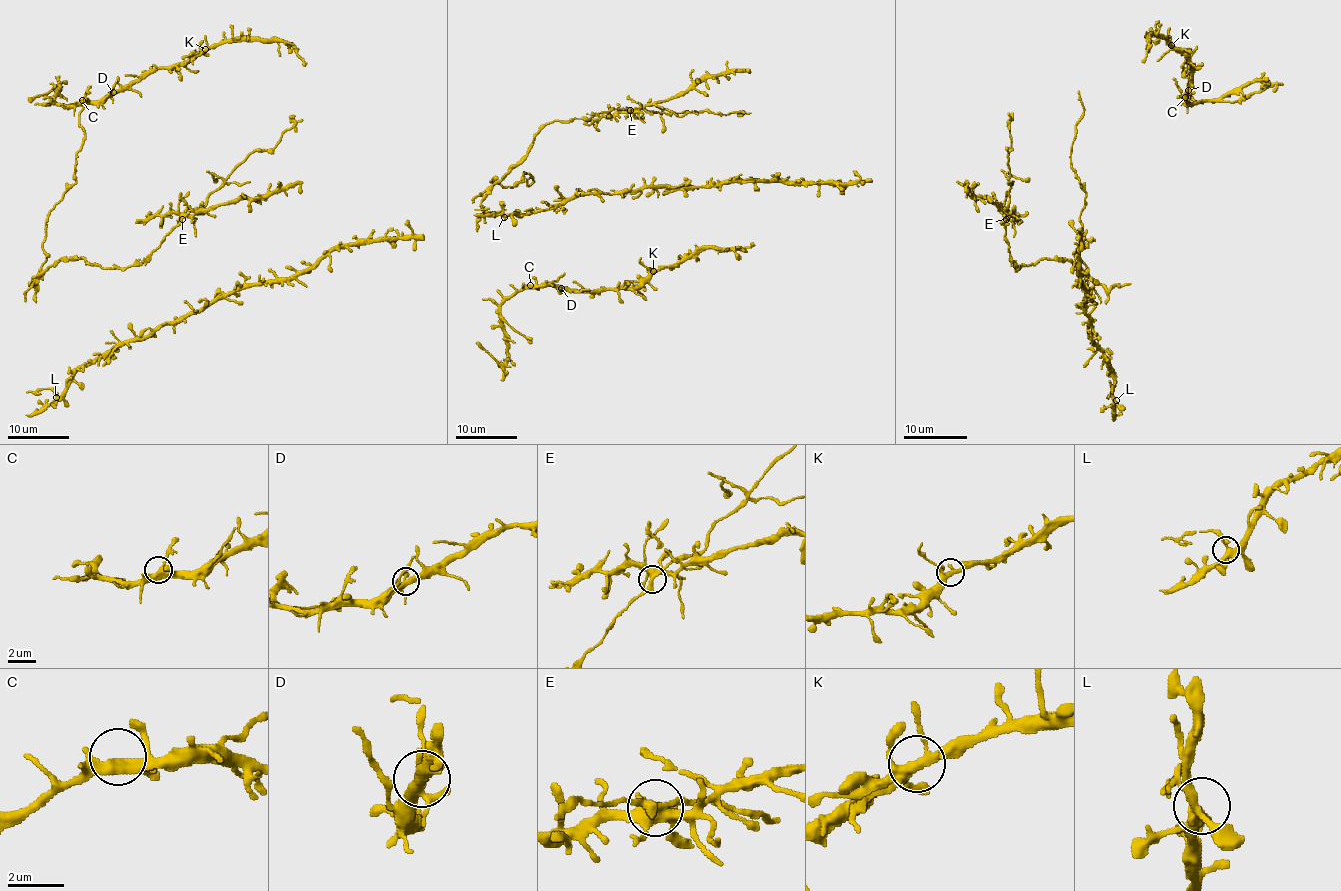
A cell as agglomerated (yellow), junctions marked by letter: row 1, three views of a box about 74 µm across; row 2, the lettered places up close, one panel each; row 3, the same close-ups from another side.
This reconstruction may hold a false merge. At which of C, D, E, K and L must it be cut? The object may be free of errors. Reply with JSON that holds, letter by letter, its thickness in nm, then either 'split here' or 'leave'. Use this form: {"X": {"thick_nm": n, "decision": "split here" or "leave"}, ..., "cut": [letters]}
{"C": {"thick_nm": 380, "decision": "leave"}, "D": {"thick_nm": 340, "decision": "leave"}, "E": {"thick_nm": 360, "decision": "split here"}, "K": {"thick_nm": 320, "decision": "leave"}, "L": {"thick_nm": 320, "decision": "leave"}, "cut": ["E"]}

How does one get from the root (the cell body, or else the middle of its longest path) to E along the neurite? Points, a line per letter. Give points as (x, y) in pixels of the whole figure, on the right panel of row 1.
E: (1079, 260), (1086, 266), (1084, 273), (1067, 260), (1051, 258), (1041, 258), (1016, 269), (1005, 236), (1007, 219)

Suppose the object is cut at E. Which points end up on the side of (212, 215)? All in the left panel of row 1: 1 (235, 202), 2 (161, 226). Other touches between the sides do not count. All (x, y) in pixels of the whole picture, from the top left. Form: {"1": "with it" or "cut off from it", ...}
{"1": "with it", "2": "with it"}

